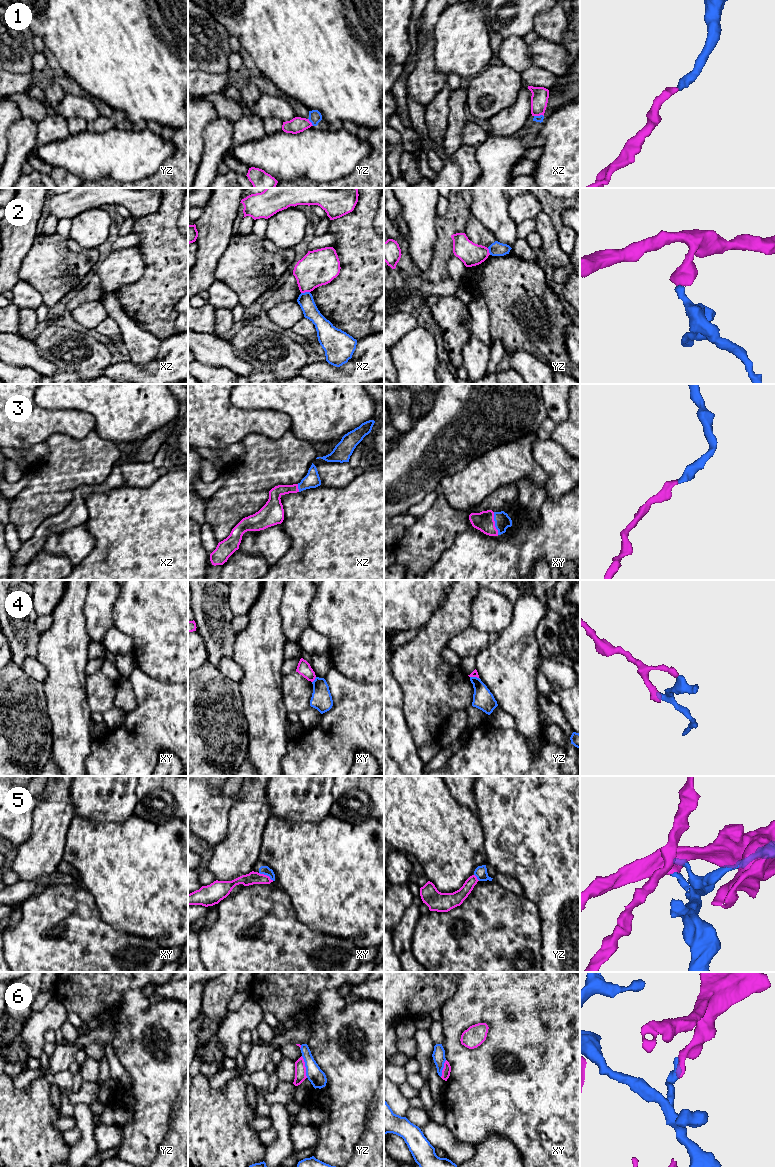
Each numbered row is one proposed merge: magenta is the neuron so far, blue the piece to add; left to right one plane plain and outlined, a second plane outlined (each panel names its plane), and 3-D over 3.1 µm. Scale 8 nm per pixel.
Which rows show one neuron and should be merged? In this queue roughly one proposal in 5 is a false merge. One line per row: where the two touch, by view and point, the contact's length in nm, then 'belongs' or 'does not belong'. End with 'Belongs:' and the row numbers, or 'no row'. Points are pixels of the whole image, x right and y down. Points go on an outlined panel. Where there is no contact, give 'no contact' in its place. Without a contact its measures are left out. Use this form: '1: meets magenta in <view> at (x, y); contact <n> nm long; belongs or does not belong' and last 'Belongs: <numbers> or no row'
1: meets magenta in xz at (538, 115); contact 80 nm long; belongs
2: meets magenta in xz at (305, 291); contact 70 nm long; does not belong
3: meets magenta in xy at (494, 523); contact 190 nm long; belongs
4: meets magenta in xy at (314, 679); contact 60 nm long; does not belong
5: meets magenta in xy at (266, 875); contact 140 nm long; does not belong
6: meets magenta in yz at (305, 1067); contact 180 nm long; does not belong
Belongs: 1, 3

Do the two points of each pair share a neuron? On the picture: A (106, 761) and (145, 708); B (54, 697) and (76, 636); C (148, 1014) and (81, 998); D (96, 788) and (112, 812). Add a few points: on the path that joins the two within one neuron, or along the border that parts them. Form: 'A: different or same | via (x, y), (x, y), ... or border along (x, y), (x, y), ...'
A: same | via (121, 755), (145, 731), (145, 723)
B: same | via (65, 682), (65, 655), (69, 651)
C: different | border along (129, 988), (119, 1003), (94, 1018)
D: same | via (95, 794), (106, 806)

